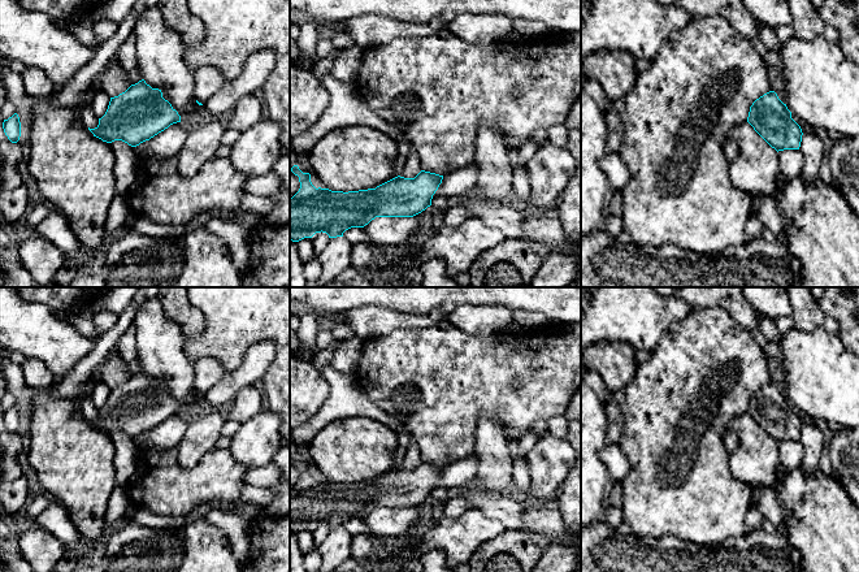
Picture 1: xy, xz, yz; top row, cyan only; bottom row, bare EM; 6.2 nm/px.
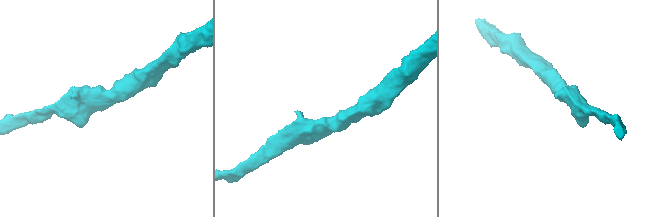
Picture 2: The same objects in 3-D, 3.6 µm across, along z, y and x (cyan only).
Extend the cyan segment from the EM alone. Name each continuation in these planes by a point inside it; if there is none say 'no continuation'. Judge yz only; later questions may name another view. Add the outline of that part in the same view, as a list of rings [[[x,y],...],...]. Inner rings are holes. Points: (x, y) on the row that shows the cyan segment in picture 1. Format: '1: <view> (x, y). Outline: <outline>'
no continuation

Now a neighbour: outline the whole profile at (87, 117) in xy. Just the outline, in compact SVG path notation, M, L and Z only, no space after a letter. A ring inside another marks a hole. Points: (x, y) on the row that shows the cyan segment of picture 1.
M84 107L81 110L81 121L90 129L95 129L99 125L99 118L94 114L90 107Z

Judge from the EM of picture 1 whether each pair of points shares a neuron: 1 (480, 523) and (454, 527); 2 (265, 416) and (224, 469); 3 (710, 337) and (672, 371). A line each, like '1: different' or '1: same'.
1: same
2: different
3: same

